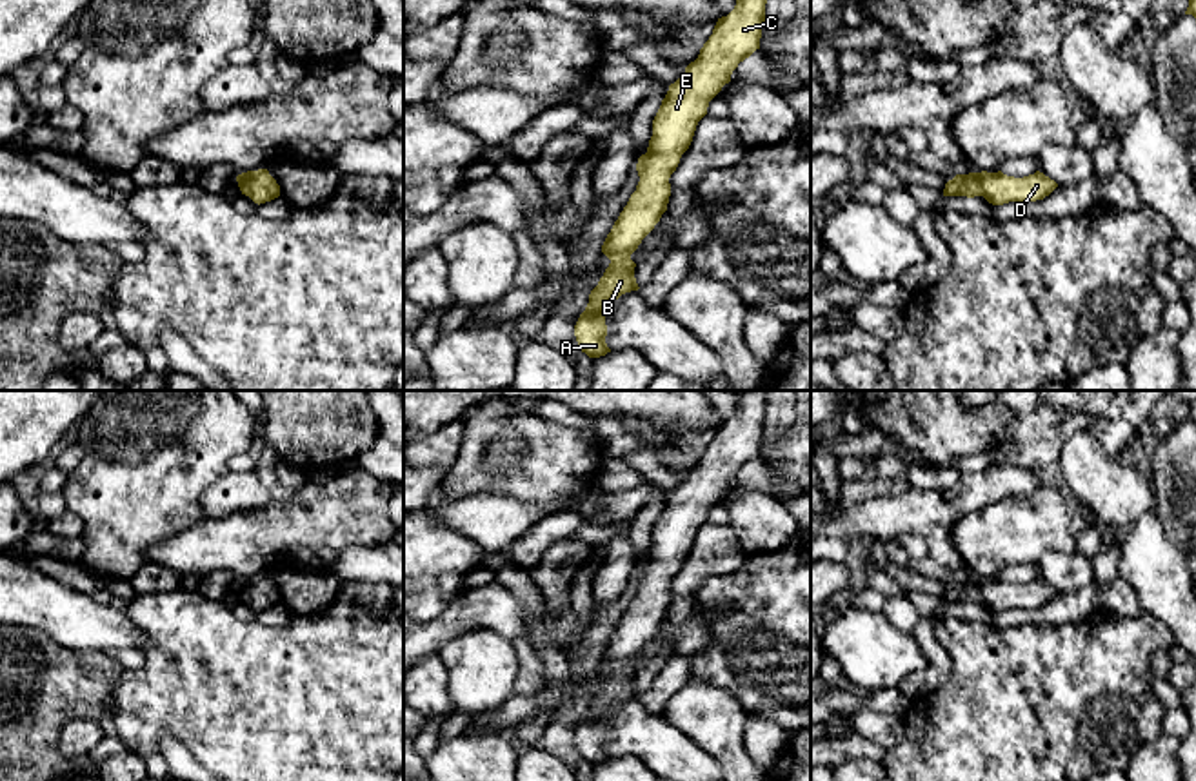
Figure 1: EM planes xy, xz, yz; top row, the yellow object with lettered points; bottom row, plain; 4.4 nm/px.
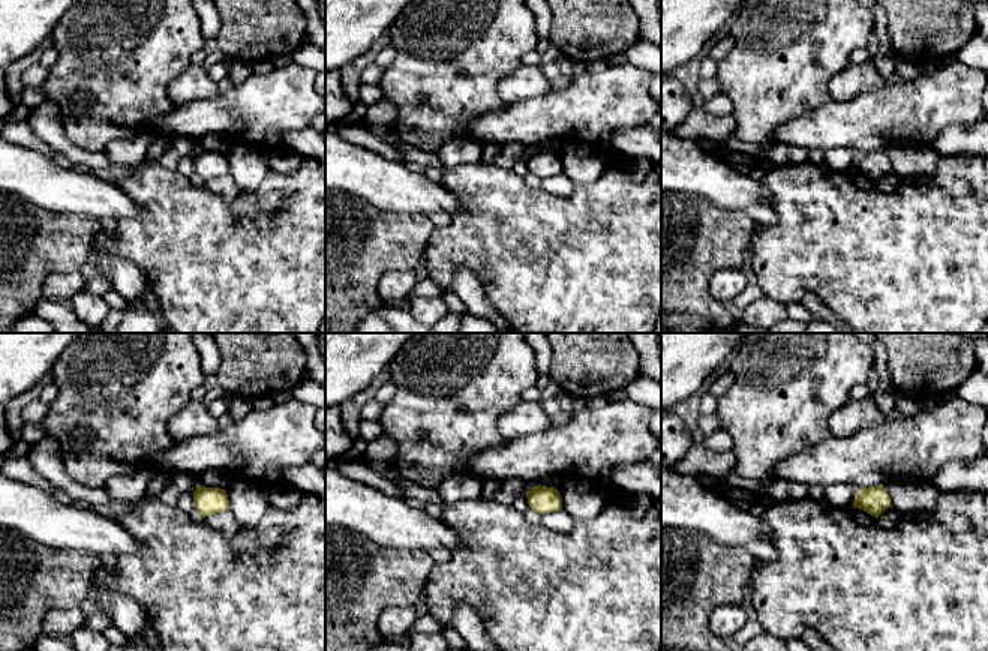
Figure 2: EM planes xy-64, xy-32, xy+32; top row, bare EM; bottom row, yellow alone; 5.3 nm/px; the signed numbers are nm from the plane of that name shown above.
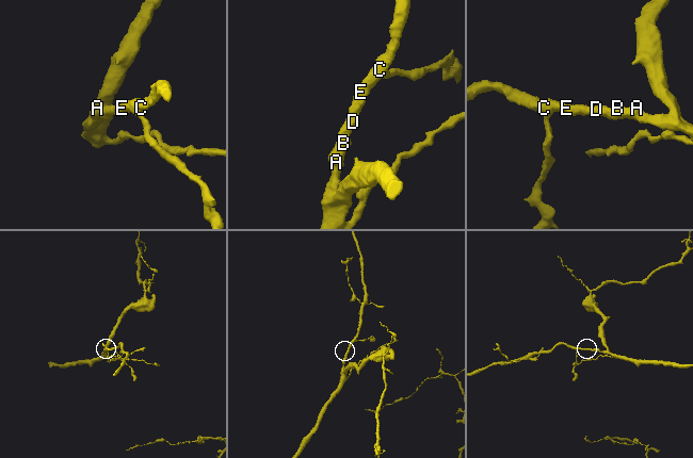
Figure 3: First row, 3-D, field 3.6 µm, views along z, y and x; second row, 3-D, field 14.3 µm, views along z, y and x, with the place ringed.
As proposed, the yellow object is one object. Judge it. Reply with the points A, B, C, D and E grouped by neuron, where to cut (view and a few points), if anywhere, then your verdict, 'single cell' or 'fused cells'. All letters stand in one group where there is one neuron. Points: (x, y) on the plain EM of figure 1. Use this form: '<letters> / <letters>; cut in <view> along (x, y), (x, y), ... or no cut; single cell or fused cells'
A B C D E; no cut; single cell

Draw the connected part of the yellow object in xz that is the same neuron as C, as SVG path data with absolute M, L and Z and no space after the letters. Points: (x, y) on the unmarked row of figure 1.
M767 390L738 394L734 416L718 425L713 441L682 485L669 492L653 527L647 559L638 565L640 588L607 641L602 659L611 667L589 710L574 732L580 757L589 765L611 759L605 723L614 707L638 697L631 661L667 618L671 590L682 561L689 556L709 509L731 489L740 469L760 456L765 429Z

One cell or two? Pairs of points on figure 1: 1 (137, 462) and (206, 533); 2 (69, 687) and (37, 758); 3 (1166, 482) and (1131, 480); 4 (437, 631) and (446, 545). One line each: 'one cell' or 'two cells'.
1: two cells
2: one cell
3: two cells
4: two cells

